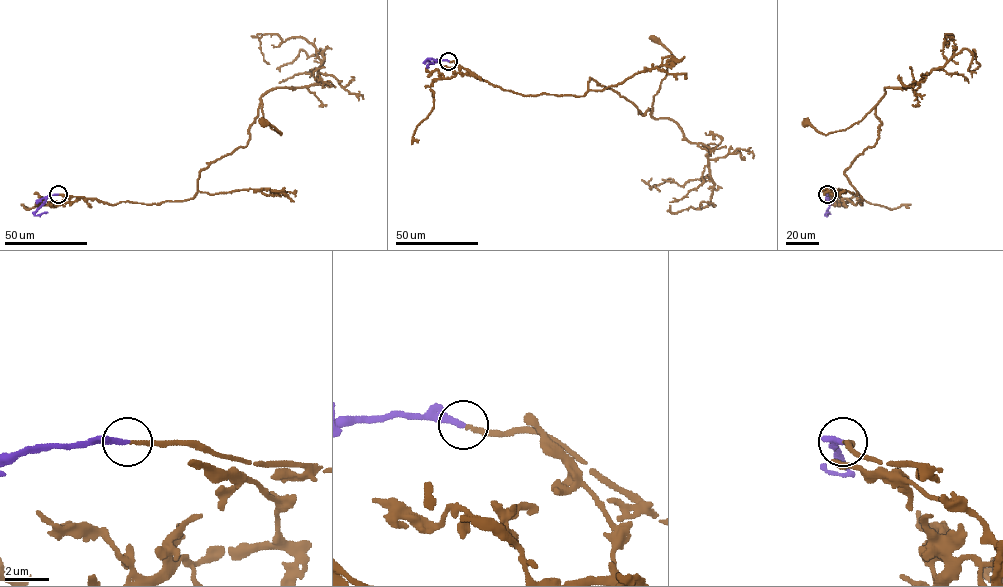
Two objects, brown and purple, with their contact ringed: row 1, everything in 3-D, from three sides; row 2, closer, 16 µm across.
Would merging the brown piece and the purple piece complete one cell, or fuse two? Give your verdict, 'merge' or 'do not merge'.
merge

